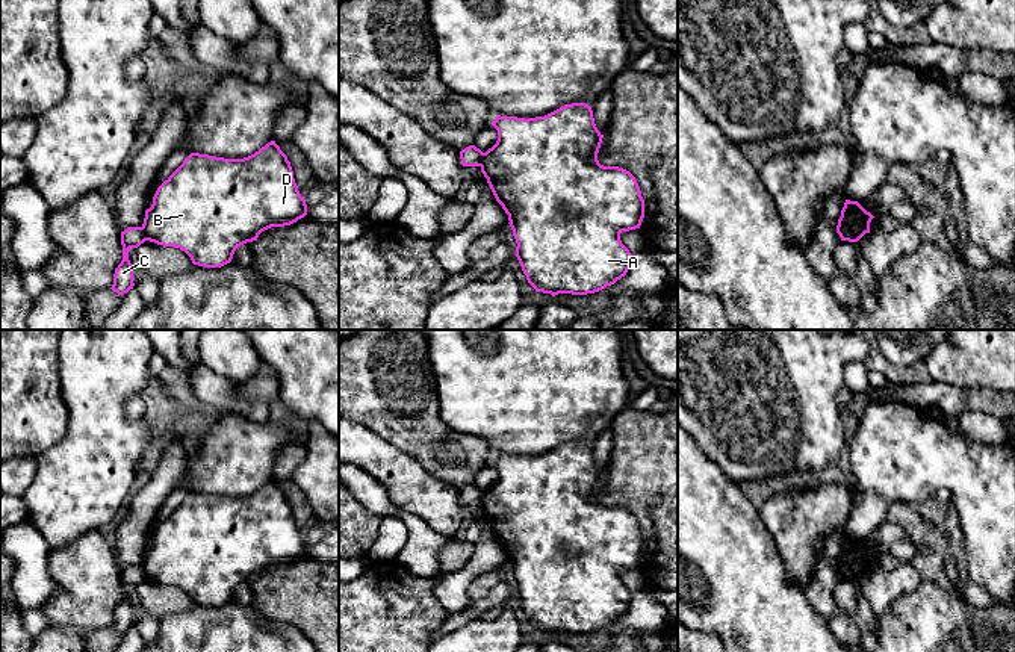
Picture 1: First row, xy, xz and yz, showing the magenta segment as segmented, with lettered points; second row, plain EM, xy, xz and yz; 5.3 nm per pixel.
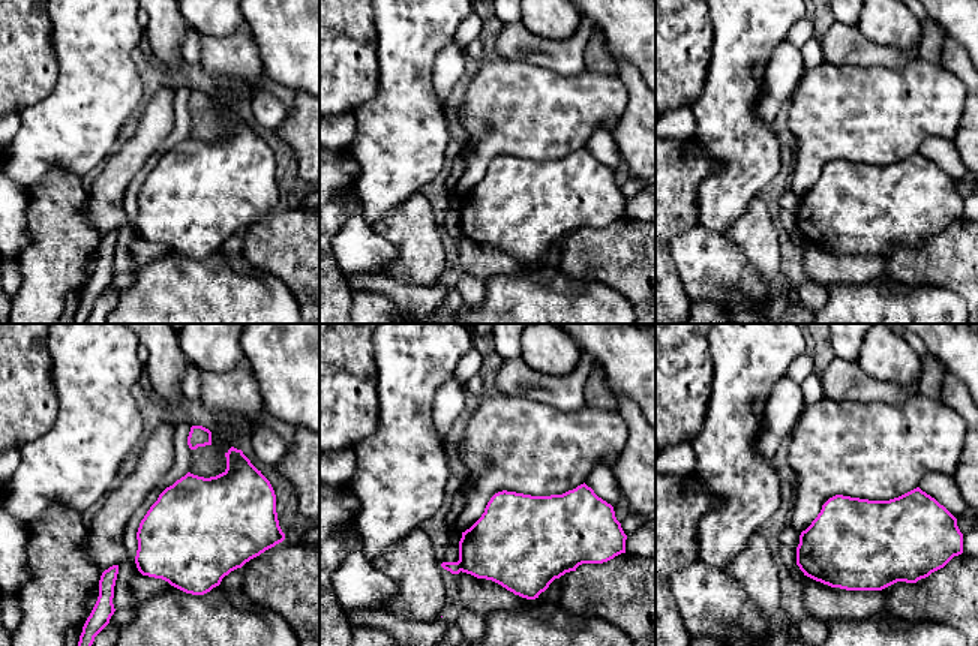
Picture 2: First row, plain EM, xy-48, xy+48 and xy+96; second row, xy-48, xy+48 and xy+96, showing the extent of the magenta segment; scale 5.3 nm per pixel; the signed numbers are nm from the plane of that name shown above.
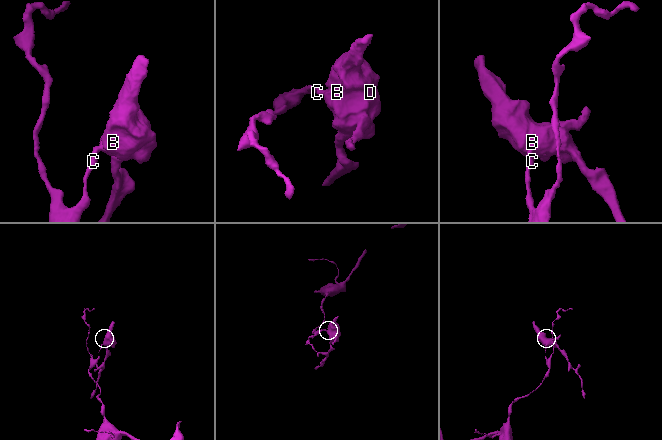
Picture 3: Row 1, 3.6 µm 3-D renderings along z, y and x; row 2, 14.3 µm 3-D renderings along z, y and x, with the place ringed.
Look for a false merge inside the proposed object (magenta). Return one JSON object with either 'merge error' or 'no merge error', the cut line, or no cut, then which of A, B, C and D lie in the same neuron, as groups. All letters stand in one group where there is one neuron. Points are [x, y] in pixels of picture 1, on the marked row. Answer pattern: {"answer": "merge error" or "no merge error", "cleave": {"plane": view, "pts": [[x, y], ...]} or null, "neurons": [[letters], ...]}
{"answer": "merge error", "cleave": {"plane": "xy", "pts": [[141, 227], [147, 239]]}, "neurons": [["A", "B", "D"], ["C"]]}

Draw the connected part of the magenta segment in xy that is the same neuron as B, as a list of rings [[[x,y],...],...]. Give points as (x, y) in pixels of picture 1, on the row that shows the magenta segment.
[[[271,141],[244,159],[191,153],[157,188],[151,207],[145,210],[142,228],[147,241],[180,248],[191,257],[194,265],[221,268],[231,262],[237,247],[257,241],[259,234],[271,227],[290,225],[306,215],[307,204],[295,183],[290,162],[275,141]]]

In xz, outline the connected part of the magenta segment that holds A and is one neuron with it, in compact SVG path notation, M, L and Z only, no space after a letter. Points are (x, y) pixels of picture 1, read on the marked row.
M585 103L564 104L535 118L498 115L492 126L498 130L496 144L484 153L481 172L508 215L516 239L516 257L535 292L572 295L594 293L626 275L632 254L622 244L620 233L640 228L644 200L635 177L619 166L604 166L598 153L604 135L598 130L593 110Z

